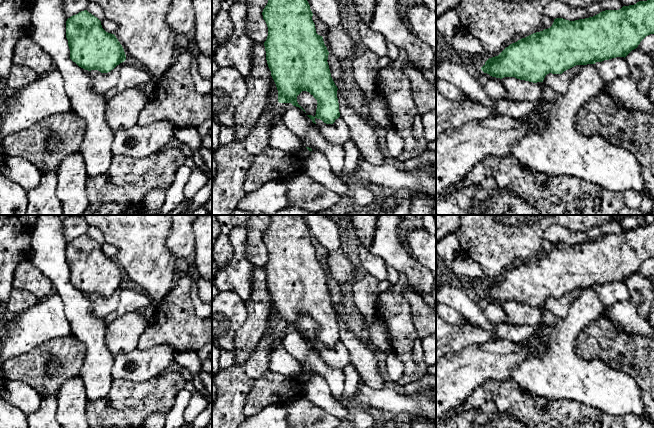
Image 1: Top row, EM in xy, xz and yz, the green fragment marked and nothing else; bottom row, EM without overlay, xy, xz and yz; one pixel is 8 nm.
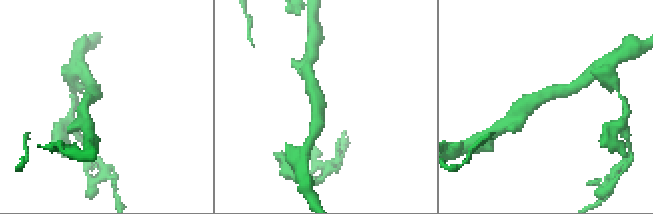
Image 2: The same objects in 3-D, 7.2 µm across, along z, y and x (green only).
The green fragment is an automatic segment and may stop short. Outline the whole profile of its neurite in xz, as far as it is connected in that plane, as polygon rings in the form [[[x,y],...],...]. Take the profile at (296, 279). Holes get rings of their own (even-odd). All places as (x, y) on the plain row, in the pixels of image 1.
[[[269,215],[268,227],[262,239],[268,251],[268,260],[264,266],[266,284],[278,314],[278,326],[291,327],[305,336],[298,328],[297,320],[307,315],[318,327],[316,339],[307,340],[315,348],[316,342],[326,348],[333,348],[340,341],[338,312],[327,286],[329,276],[323,261],[316,257],[313,237],[304,215]]]

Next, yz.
[[[654,221],[619,234],[605,234],[585,243],[569,245],[556,242],[550,252],[522,262],[498,280],[489,282],[481,294],[500,303],[515,301],[533,307],[543,306],[547,298],[562,298],[576,289],[625,282],[650,258],[654,258]]]

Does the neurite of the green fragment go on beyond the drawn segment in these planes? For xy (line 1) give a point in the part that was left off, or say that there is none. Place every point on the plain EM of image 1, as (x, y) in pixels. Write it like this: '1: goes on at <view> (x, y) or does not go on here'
1: does not go on here

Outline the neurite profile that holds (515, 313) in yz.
[[[504,301],[501,303],[505,313],[504,322],[511,325],[543,325],[543,306],[529,306],[515,301]]]

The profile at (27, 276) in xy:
[[[29,258],[17,266],[13,278],[13,287],[31,292],[38,299],[47,297],[54,290],[52,281]]]

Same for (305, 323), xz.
[[[302,315],[297,320],[298,328],[305,334],[307,339],[315,341],[317,333],[317,324],[307,315]]]

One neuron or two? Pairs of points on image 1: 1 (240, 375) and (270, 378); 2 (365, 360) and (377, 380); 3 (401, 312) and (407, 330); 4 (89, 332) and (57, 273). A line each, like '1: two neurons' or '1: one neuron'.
1: two neurons
2: one neuron
3: one neuron
4: one neuron

